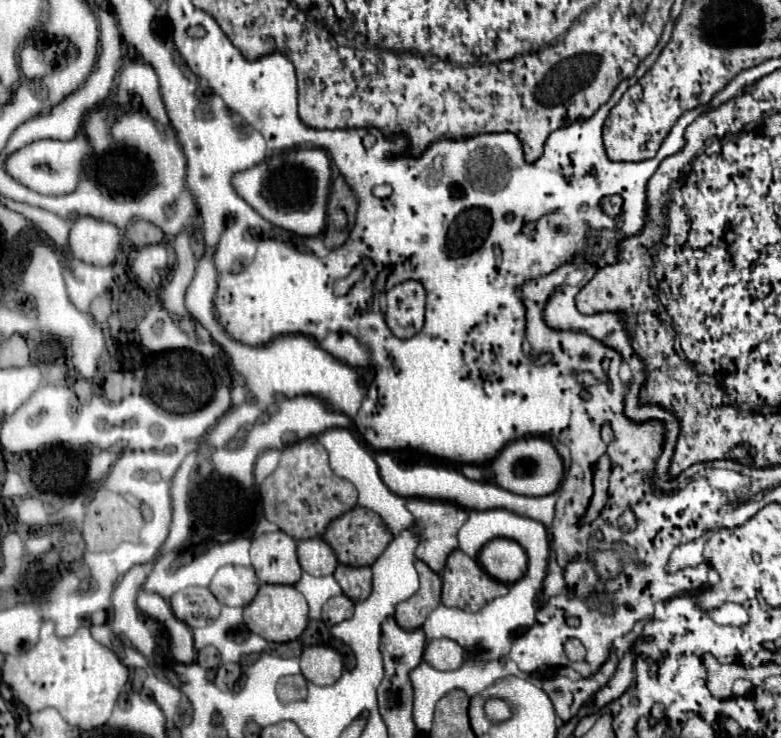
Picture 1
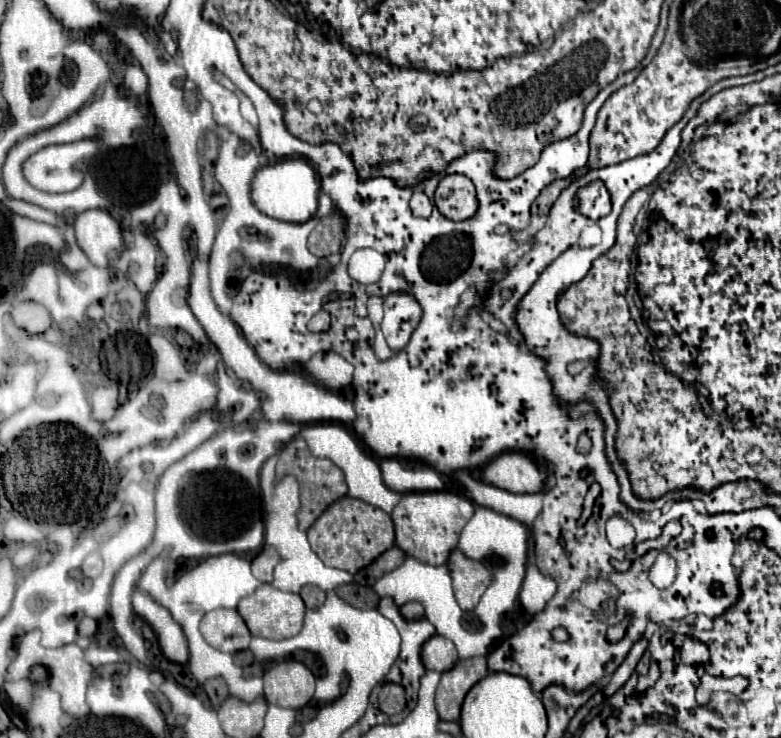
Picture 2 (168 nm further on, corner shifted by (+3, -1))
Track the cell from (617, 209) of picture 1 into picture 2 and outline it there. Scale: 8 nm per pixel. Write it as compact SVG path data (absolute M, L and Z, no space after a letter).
M592 181L590 185L580 187L576 199L578 199L576 211L588 219L596 221L610 213L610 193L602 181Z

